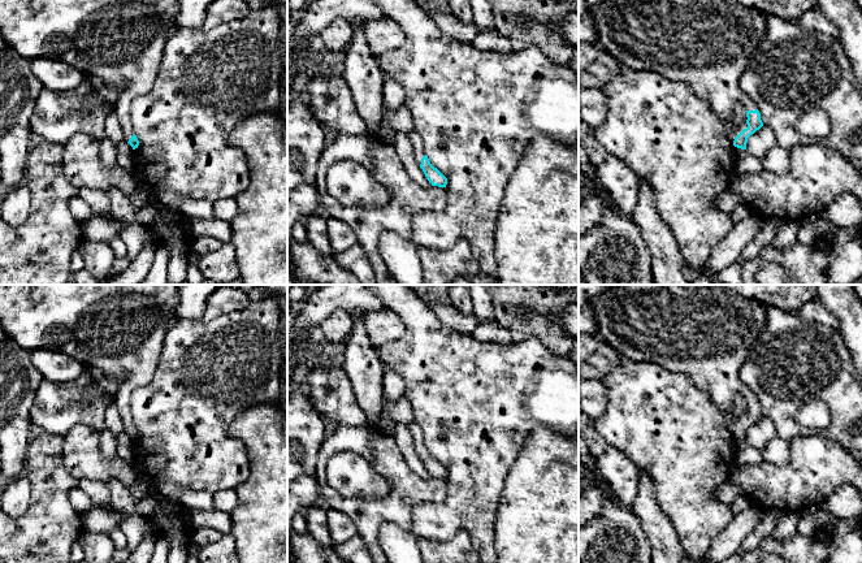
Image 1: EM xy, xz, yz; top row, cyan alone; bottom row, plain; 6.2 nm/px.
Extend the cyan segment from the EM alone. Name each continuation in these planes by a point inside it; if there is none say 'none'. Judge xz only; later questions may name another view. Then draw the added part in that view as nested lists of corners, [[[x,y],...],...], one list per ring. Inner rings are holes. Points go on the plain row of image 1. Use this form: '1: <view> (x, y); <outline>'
1: xz (416, 432); [[[412,421],[410,425],[408,425],[410,430],[411,430],[411,434],[413,437],[413,443],[415,443],[415,447],[416,447],[416,451],[419,454],[419,456],[421,455],[421,450],[425,447],[425,442],[424,442],[424,434],[423,434],[423,430],[421,428],[419,426],[417,423]]]

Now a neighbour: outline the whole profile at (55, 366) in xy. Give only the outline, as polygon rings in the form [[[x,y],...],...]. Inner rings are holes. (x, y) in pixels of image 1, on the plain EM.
[[[39,348],[31,352],[31,361],[44,380],[66,382],[78,378],[85,367],[72,356],[57,350]]]

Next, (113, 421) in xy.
[[[114,403],[107,408],[104,419],[105,419],[105,429],[112,432],[114,436],[125,432],[122,417]]]

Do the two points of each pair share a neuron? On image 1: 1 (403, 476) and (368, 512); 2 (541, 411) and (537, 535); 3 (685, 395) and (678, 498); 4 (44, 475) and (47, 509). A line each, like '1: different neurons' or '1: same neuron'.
1: same neuron
2: different neurons
3: same neuron
4: same neuron

